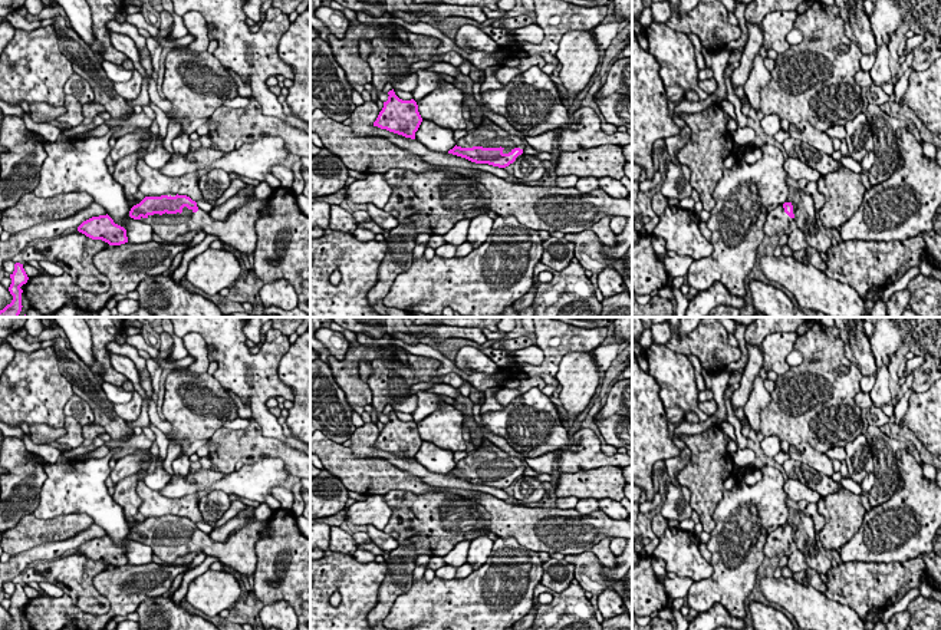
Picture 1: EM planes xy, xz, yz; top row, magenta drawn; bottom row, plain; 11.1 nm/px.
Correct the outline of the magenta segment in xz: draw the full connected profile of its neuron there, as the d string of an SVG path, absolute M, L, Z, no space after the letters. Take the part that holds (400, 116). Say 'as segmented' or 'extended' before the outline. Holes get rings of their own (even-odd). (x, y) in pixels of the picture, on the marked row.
as segmented | M394 89L388 95L374 126L415 139L415 132L422 122L417 102L399 99Z

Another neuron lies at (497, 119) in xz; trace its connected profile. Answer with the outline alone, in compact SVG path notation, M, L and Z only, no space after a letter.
M486 109L484 116L493 121L496 125L507 131L510 135L519 135L522 141L524 142L523 154L524 155L536 155L539 154L536 149L533 149L527 142L523 132L514 129L504 116L500 116L497 113L493 113L491 111Z

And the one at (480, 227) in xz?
M487 208L470 221L467 241L473 245L473 248L478 248L483 243L486 243L493 222L494 220L488 215Z

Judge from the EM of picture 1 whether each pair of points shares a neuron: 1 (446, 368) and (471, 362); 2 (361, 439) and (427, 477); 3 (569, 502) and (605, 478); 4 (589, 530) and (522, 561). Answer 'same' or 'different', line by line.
1: different
2: same
3: different
4: different

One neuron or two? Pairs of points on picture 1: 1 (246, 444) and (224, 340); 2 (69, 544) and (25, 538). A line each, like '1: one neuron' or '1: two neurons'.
1: two neurons
2: two neurons

